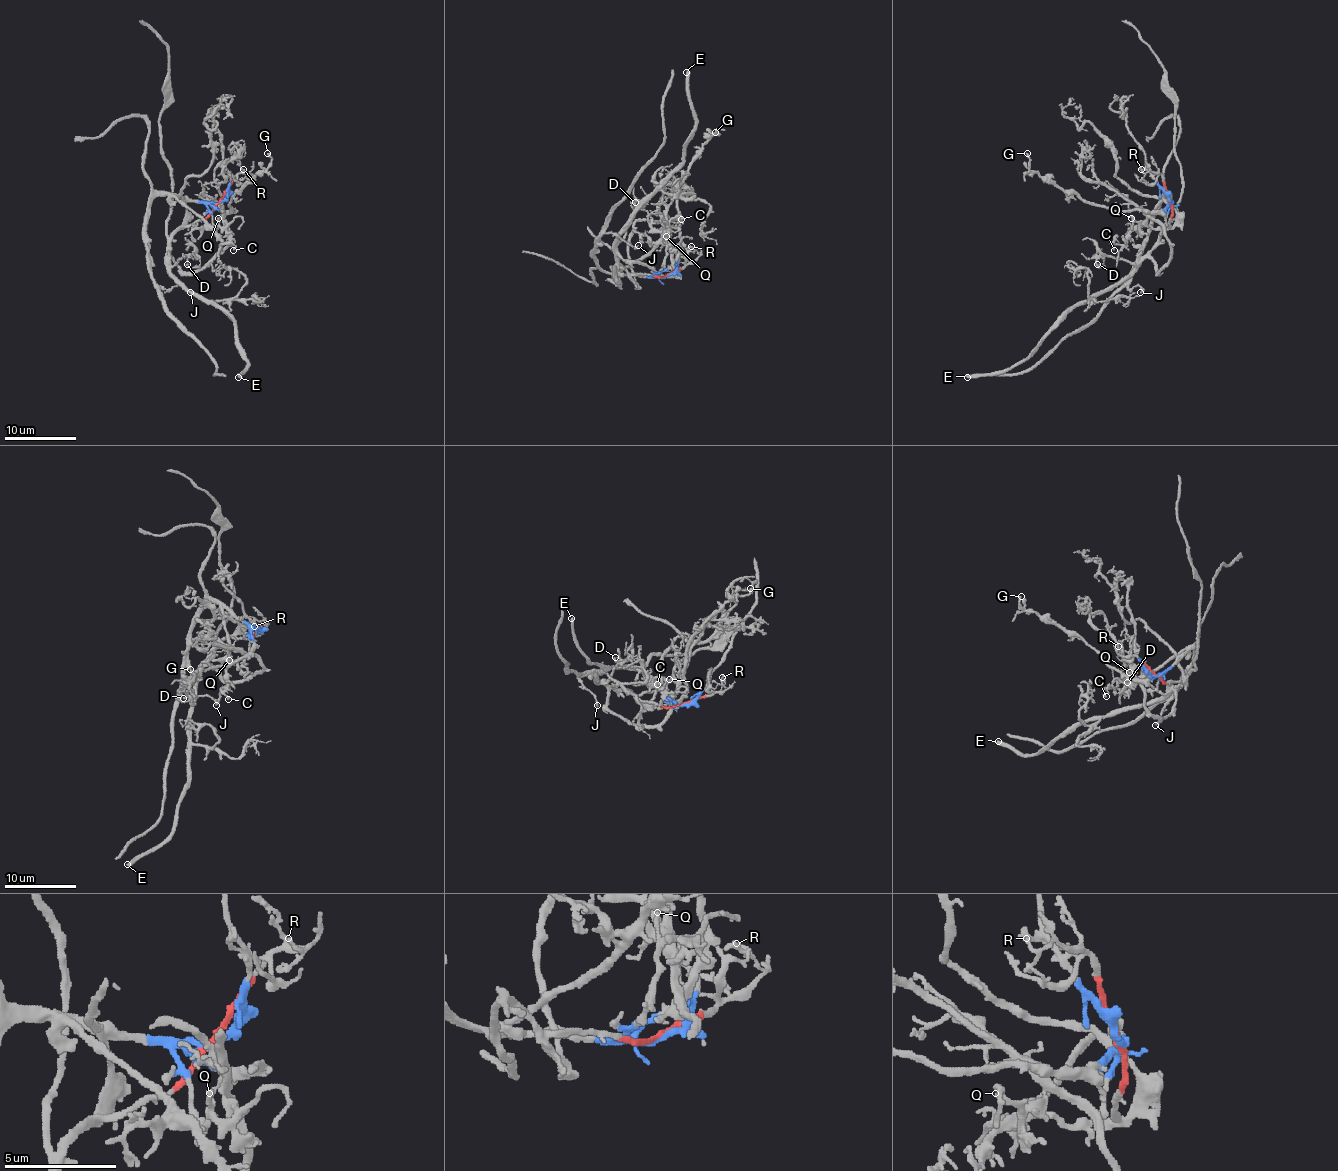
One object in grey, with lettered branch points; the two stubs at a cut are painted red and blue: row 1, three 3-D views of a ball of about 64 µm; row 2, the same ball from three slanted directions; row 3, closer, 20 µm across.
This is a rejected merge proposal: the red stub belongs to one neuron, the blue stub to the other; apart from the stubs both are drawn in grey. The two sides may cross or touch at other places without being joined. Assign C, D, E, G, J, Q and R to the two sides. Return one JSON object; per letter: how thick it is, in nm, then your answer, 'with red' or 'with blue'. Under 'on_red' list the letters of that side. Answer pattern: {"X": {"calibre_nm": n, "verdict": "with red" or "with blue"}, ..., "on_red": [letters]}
{"C": {"calibre_nm": 140, "verdict": "with blue"}, "D": {"calibre_nm": 140, "verdict": "with red"}, "E": {"calibre_nm": 340, "verdict": "with red"}, "G": {"calibre_nm": 200, "verdict": "with blue"}, "J": {"calibre_nm": 170, "verdict": "with blue"}, "Q": {"calibre_nm": 190, "verdict": "with blue"}, "R": {"calibre_nm": 90, "verdict": "with red"}, "on_red": ["D", "E", "R"]}

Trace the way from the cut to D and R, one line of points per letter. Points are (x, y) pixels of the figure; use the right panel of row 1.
D: (1170, 200), (1170, 225), (1136, 264), (1106, 255), (1104, 261), (1097, 264)
R: (1170, 200), (1157, 173), (1145, 173), (1141, 170)

